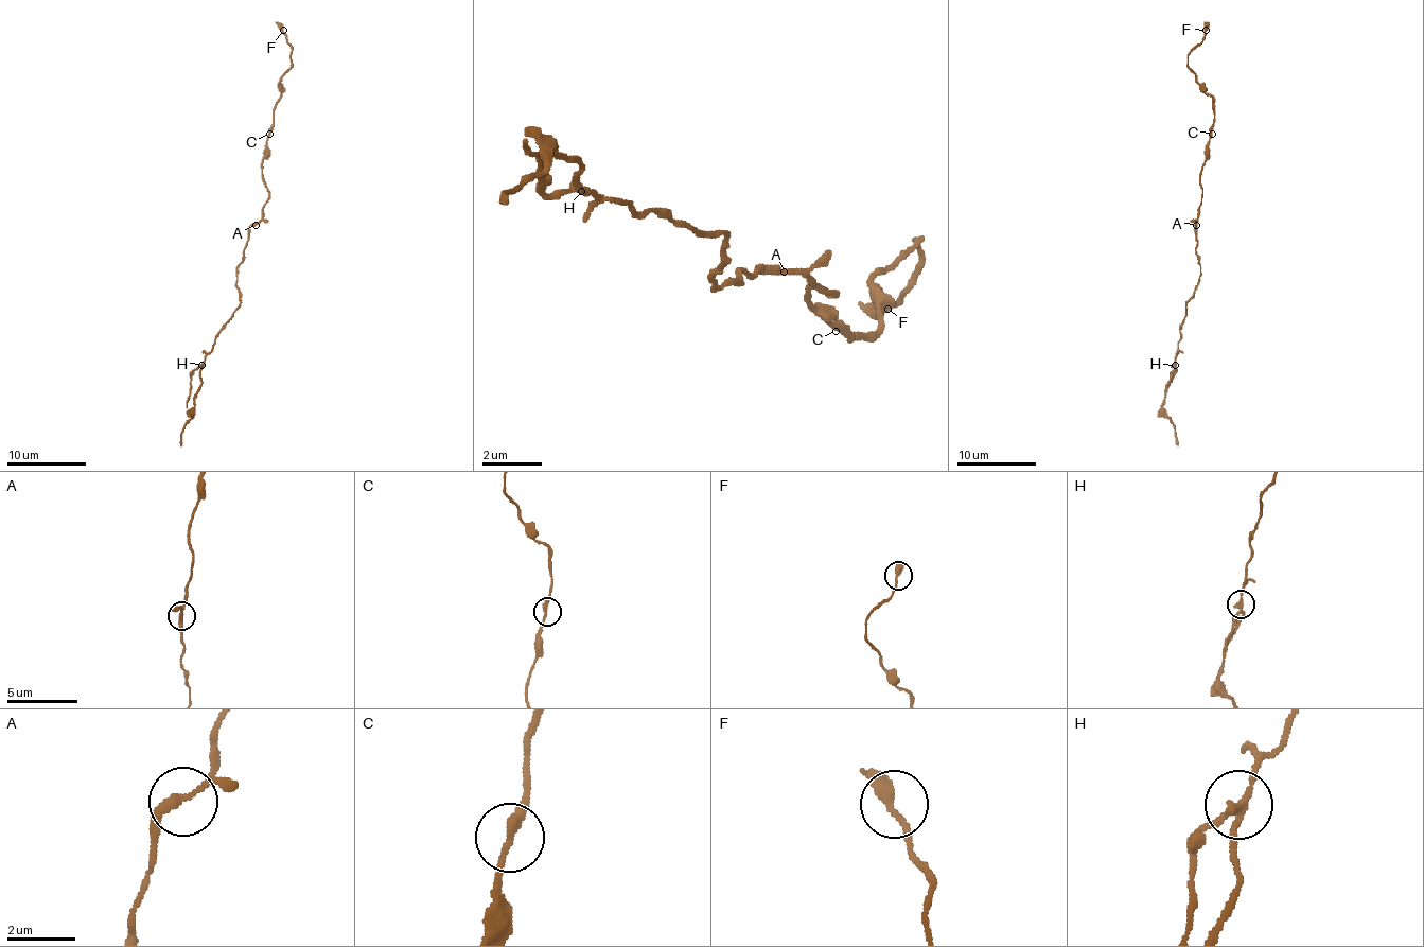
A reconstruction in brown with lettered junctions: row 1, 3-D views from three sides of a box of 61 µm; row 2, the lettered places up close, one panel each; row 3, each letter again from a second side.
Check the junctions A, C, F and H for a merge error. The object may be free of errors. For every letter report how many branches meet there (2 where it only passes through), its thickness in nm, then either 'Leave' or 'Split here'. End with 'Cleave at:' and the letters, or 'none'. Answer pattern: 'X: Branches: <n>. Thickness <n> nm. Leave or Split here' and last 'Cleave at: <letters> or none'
A: Branches: 3. Thickness 200 nm. Leave
C: Branches: 2. Thickness 240 nm. Leave
F: Branches: 1. Thickness 460 nm. Leave
H: Branches: 3. Thickness 200 nm. Split here
Cleave at: H

